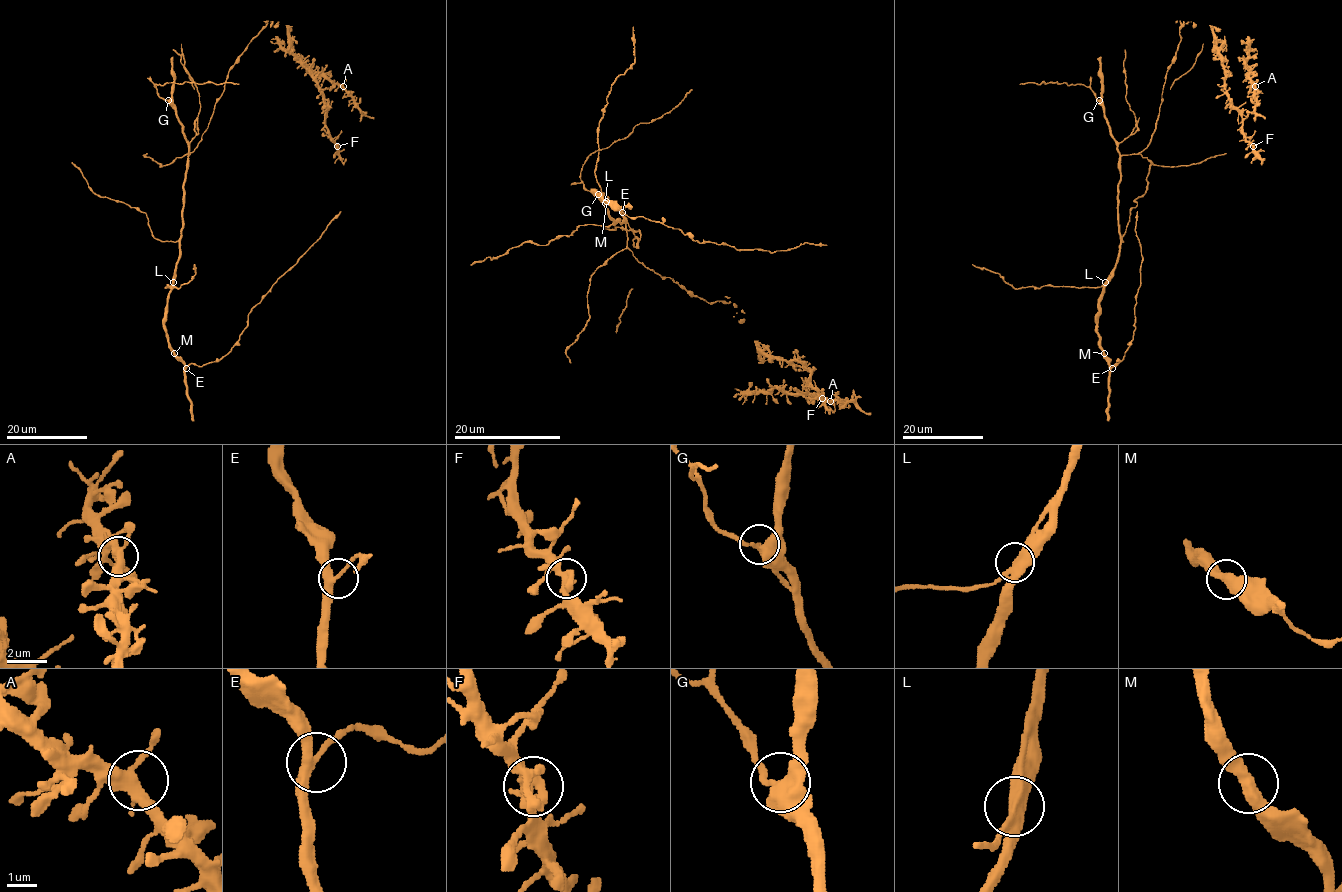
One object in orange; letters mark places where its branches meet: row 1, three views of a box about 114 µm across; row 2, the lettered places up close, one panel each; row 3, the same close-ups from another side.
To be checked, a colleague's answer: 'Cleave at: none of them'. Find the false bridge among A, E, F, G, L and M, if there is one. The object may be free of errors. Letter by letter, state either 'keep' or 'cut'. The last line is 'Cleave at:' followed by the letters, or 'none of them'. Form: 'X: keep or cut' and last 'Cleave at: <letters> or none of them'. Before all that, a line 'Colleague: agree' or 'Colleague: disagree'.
Colleague: agree
A: keep
E: keep
F: keep
G: keep
L: keep
M: keep
Cleave at: none of them

